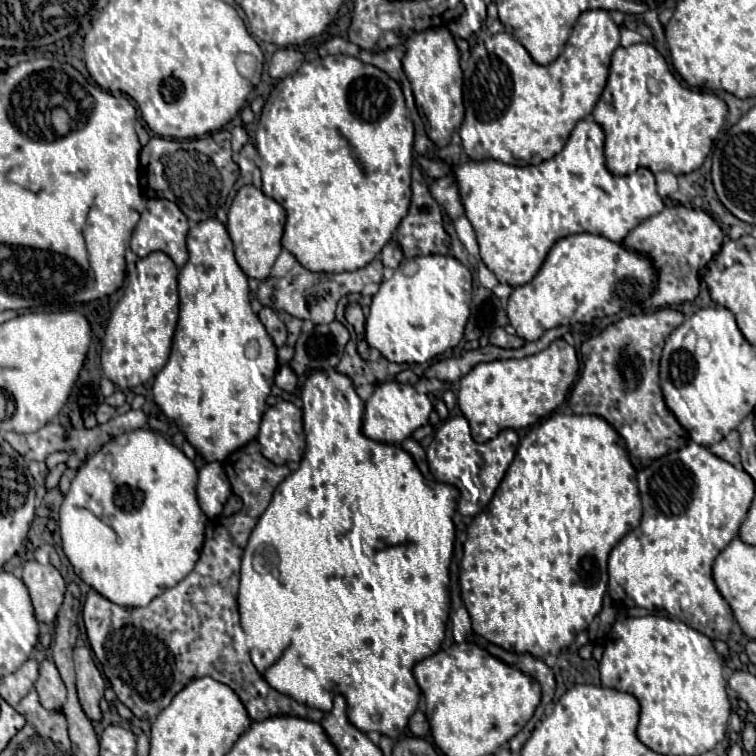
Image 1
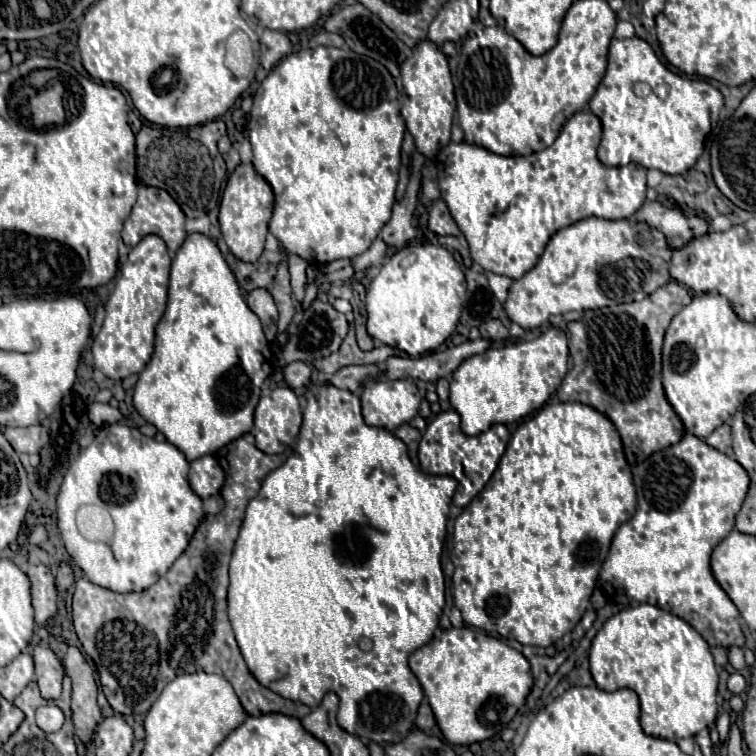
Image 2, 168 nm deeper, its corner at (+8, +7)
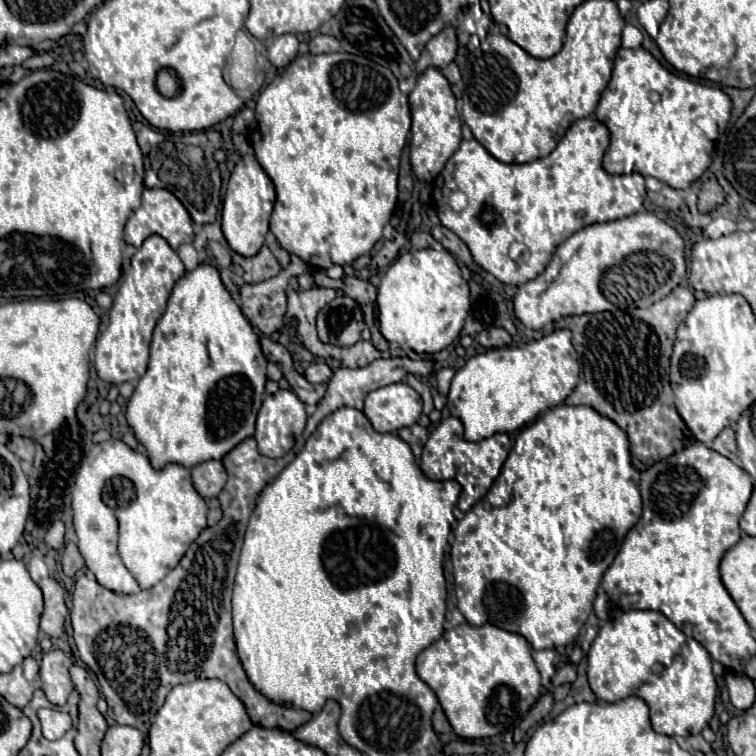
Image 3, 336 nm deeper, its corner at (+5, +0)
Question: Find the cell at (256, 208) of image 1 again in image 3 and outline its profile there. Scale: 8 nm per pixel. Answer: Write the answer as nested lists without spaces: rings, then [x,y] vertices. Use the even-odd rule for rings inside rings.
[[[245,155],[233,169],[225,199],[223,199],[223,235],[229,243],[229,247],[243,255],[243,257],[255,257],[259,249],[265,243],[265,235],[269,233],[269,217],[275,203],[275,189],[267,173],[261,169],[257,159],[253,155]]]

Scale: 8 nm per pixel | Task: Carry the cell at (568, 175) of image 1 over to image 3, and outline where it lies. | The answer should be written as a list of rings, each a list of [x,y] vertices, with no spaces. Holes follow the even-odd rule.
[[[595,117],[575,121],[567,129],[565,137],[559,141],[553,153],[549,153],[547,157],[535,159],[531,163],[523,163],[523,165],[519,163],[507,165],[507,163],[497,161],[475,139],[461,141],[461,147],[457,149],[457,153],[453,153],[453,157],[447,161],[445,169],[439,173],[439,177],[433,183],[433,201],[439,201],[439,207],[437,207],[439,221],[467,243],[479,267],[483,267],[487,273],[491,273],[493,277],[497,277],[499,281],[507,285],[523,285],[529,279],[535,279],[547,267],[547,263],[551,261],[551,255],[555,253],[555,247],[563,243],[569,235],[573,235],[577,229],[591,223],[599,223],[599,221],[623,219],[643,208],[643,199],[647,195],[645,179],[639,173],[628,175],[607,173],[601,167],[601,159],[607,145],[609,145],[609,129]],[[457,189],[463,191],[469,199],[469,205],[461,213],[455,213],[447,203],[451,191],[457,191]],[[515,241],[527,247],[529,251],[527,261],[515,263],[509,257],[509,247]]]

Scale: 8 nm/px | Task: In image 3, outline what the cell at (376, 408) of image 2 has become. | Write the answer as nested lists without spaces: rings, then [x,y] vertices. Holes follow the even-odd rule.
[[[393,383],[371,391],[365,397],[363,413],[379,433],[395,433],[401,427],[417,423],[422,402],[407,383]]]

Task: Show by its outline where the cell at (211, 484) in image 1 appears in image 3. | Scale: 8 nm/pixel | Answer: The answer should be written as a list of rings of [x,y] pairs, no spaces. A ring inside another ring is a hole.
[[[205,461],[191,469],[191,479],[203,499],[217,497],[227,483],[227,473],[221,461]]]

